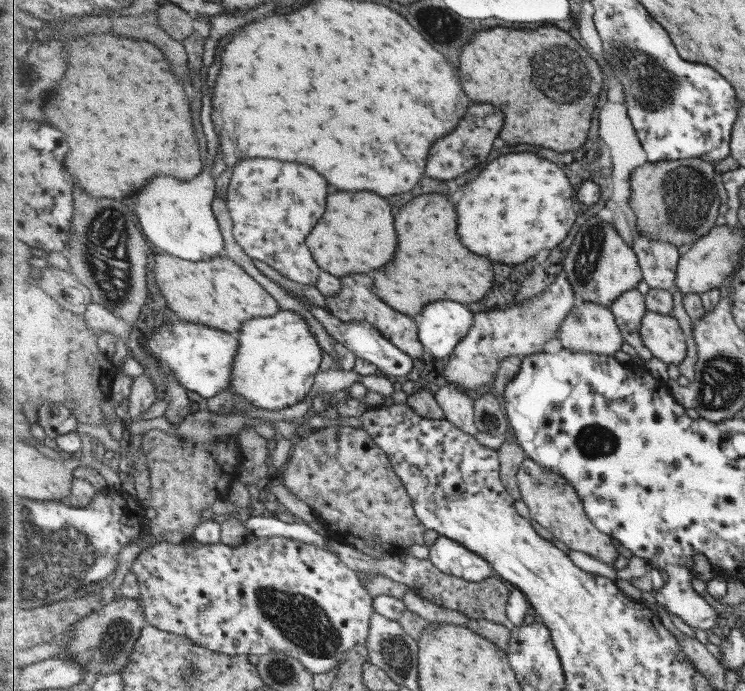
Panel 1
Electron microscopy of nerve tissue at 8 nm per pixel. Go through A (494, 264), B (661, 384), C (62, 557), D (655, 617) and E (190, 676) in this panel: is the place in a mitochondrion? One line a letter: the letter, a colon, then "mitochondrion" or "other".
A: other
B: other
C: mitochondrion
D: other
E: mitochondrion

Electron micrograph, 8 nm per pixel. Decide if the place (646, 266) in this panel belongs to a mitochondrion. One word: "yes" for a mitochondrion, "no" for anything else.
no

